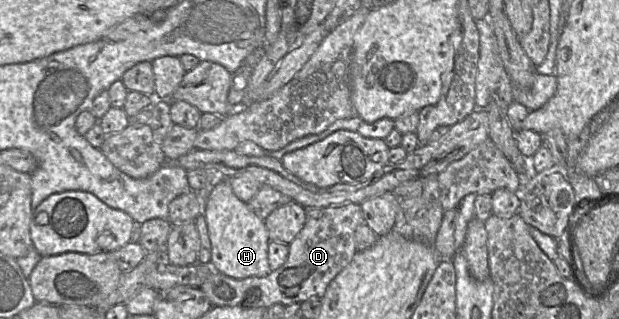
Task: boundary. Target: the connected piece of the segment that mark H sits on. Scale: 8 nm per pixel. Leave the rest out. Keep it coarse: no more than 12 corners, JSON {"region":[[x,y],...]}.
{"region":[[230,178],[202,214],[211,264],[234,279],[271,271],[265,222]]}

